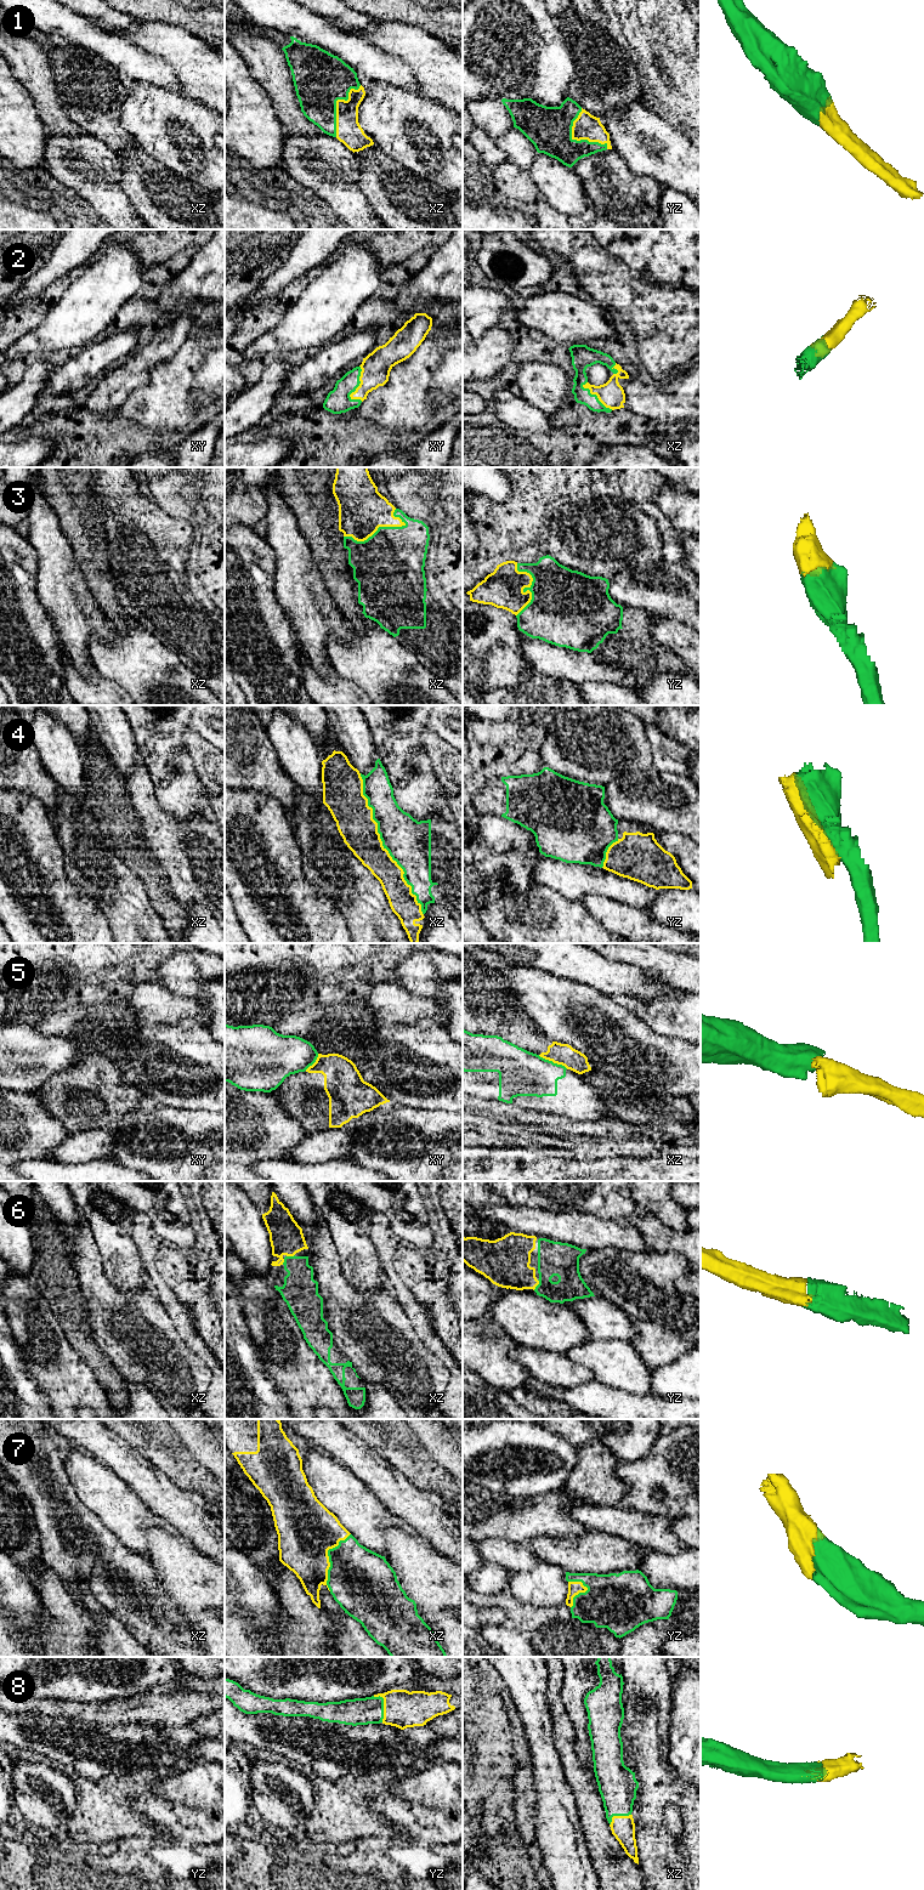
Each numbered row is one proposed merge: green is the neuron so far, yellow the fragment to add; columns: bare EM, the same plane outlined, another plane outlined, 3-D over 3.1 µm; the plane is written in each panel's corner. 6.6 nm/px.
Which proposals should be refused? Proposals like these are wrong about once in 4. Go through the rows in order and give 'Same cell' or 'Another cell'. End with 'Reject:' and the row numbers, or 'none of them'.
1: Same cell
2: Same cell
3: Same cell
4: Another cell
5: Another cell
6: Same cell
7: Same cell
8: Same cell
Reject: 4, 5

